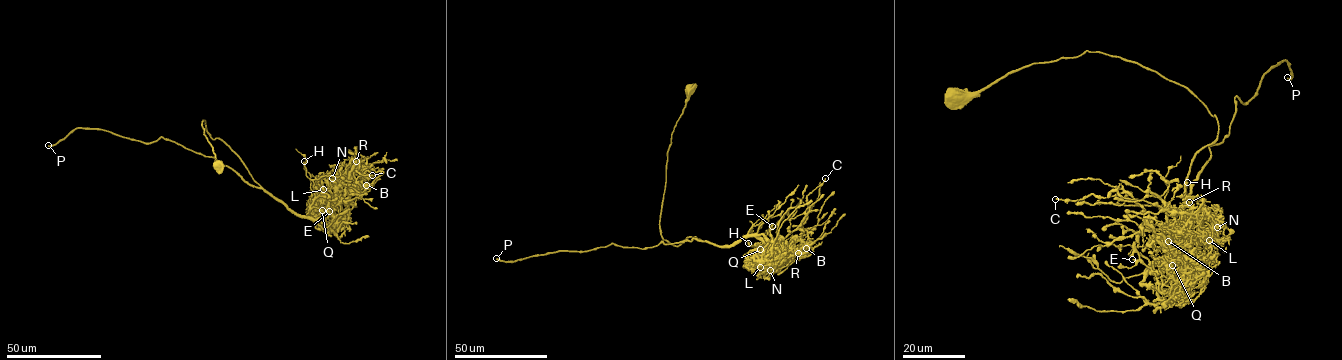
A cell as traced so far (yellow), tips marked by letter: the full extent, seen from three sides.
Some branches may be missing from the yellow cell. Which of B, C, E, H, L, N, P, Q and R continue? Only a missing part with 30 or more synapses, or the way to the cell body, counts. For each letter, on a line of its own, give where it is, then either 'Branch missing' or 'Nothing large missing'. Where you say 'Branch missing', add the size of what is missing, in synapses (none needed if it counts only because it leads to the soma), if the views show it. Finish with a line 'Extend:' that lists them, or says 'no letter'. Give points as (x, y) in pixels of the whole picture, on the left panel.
B: Place: (366, 185). Nothing large missing
C: Place: (372, 175). Nothing large missing
E: Place: (329, 211). Nothing large missing
H: Place: (304, 161). Nothing large missing
L: Place: (323, 189). Branch missing. Roughly 50 synapses
N: Place: (332, 178). Nothing large missing
P: Place: (48, 145). Branch missing. Roughly 400 synapses
Q: Place: (322, 210). Nothing large missing
R: Place: (356, 161). Nothing large missing
Extend: L, P

